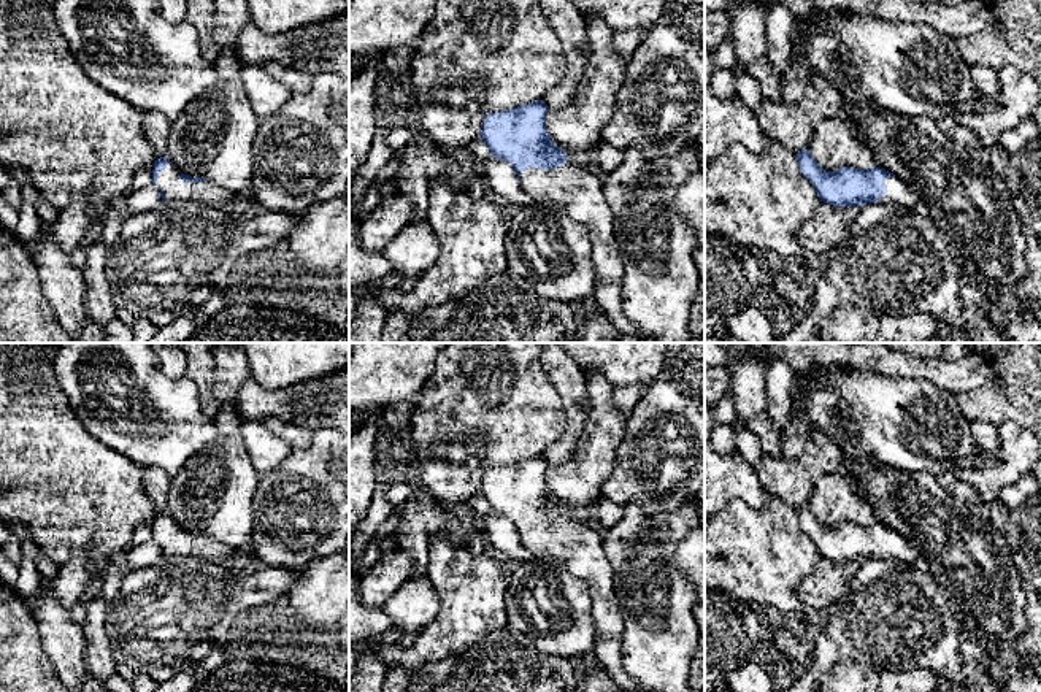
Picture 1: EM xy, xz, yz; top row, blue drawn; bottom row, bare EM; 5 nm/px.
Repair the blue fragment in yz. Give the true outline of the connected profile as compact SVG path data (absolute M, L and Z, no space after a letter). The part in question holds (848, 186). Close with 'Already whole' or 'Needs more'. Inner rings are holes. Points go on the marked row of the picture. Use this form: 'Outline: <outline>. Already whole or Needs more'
Outline: M809 149L797 154L800 170L816 187L820 202L844 208L866 203L897 203L914 208L919 197L898 176L881 167L860 170L841 167L825 171Z. Needs more

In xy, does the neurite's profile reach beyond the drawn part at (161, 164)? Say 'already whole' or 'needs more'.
needs more

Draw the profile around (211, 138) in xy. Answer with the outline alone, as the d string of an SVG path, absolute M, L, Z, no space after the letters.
M221 48L213 67L214 89L192 100L171 122L165 157L179 173L248 192L260 119L243 86L235 48Z

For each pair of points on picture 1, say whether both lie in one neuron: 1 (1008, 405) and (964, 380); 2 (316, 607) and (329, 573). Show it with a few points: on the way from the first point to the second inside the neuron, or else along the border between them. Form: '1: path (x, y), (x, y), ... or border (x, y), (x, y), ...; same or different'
1: border (989, 361), (994, 375), (979, 388), (956, 395); different
2: path (321, 599), (329, 591), (329, 581); same

